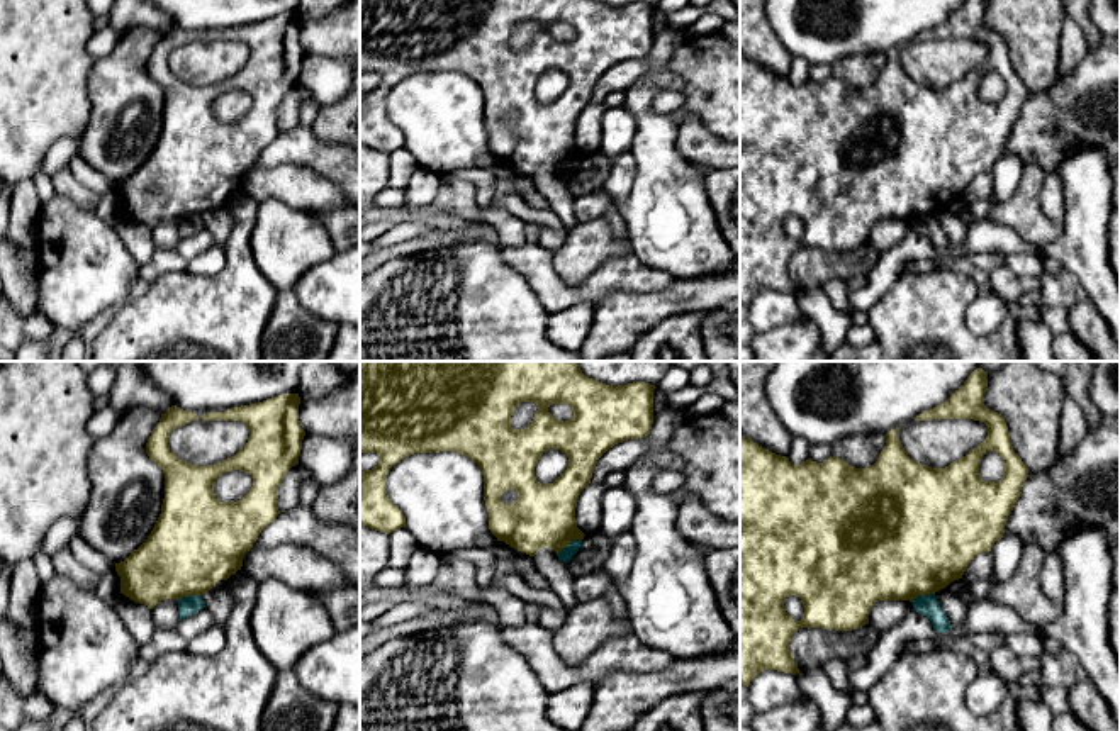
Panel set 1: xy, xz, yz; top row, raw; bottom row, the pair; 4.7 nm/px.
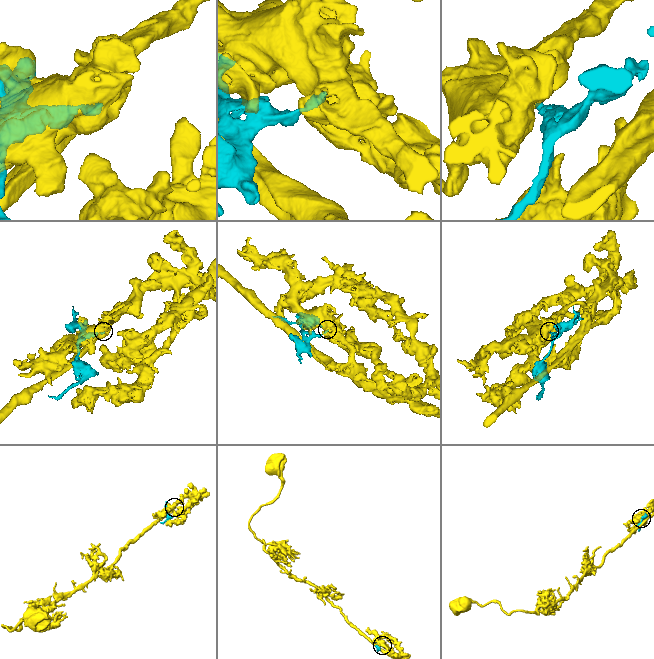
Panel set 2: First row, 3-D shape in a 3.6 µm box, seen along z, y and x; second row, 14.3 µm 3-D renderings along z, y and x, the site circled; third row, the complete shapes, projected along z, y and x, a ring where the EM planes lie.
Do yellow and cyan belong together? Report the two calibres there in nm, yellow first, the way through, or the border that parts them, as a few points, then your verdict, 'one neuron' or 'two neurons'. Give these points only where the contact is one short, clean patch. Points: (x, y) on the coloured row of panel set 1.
300/70 nm | along xz (581, 540), (572, 540), (557, 555) | two neurons

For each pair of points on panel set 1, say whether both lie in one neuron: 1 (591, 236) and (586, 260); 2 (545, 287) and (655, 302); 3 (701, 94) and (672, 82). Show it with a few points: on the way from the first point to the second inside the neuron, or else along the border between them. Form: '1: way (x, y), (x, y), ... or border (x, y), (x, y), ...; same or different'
1: way (591, 241), (586, 255); same
2: border (645, 292), (610, 292), (596, 307); different
3: border (669, 70), (679, 77), (679, 89); different

